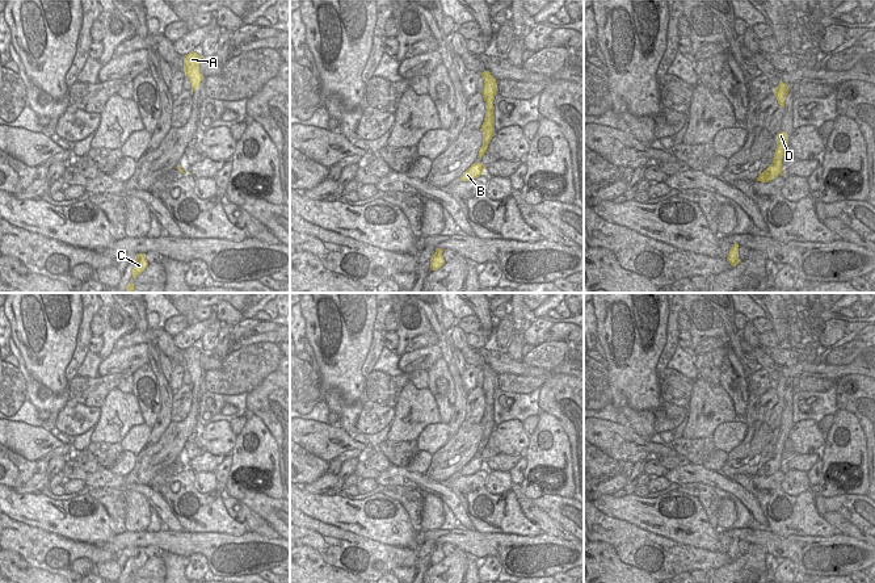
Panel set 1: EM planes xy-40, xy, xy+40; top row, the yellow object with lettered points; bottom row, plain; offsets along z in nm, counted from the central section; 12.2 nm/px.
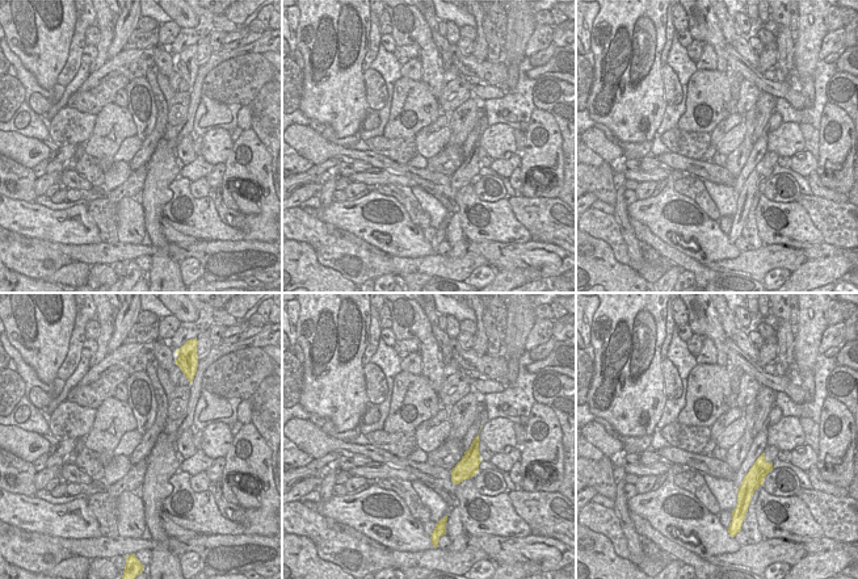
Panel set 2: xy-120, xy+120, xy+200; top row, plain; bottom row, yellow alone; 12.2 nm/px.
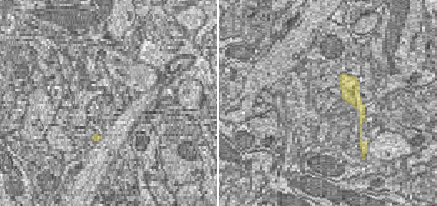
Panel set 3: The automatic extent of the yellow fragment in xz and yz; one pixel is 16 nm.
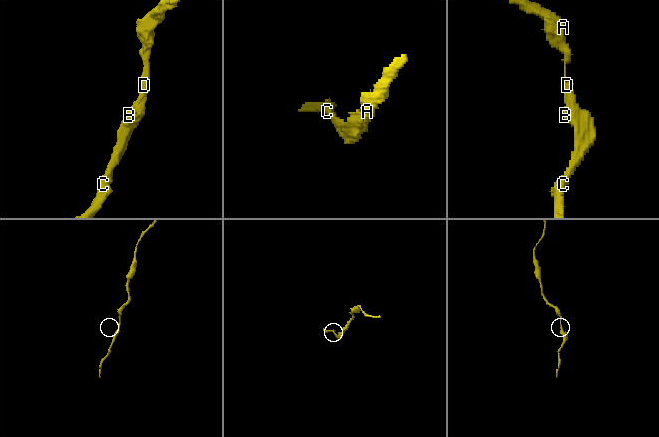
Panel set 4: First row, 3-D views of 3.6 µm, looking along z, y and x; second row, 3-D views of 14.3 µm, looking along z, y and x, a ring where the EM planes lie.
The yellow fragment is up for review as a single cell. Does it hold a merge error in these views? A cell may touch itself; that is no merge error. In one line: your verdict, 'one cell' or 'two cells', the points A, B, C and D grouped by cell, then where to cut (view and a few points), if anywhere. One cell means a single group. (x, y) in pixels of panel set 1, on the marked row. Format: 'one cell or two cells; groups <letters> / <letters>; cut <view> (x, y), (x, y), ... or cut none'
one cell; groups A B C D; cut none

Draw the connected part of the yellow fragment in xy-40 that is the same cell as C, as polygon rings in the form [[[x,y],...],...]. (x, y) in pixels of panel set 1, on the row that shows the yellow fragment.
[[[138,253],[138,257],[134,263],[134,269],[132,269],[132,277],[131,281],[127,285],[127,289],[125,293],[134,293],[134,284],[132,280],[140,274],[146,268],[148,267],[148,263],[146,260],[146,253]]]

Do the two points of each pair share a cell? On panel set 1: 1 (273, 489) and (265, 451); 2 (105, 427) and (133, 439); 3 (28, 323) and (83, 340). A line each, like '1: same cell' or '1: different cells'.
1: same cell
2: different cells
3: different cells

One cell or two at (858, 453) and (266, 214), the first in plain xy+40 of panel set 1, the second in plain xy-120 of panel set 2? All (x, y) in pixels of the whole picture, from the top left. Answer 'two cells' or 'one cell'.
one cell

